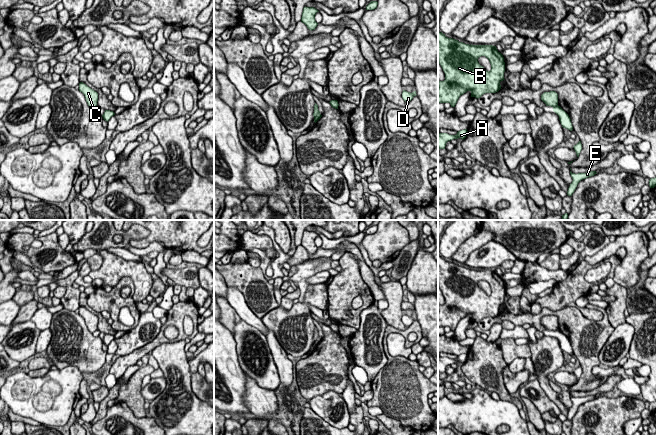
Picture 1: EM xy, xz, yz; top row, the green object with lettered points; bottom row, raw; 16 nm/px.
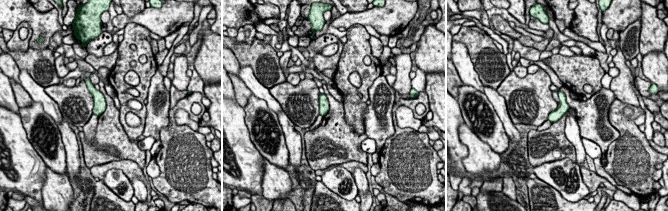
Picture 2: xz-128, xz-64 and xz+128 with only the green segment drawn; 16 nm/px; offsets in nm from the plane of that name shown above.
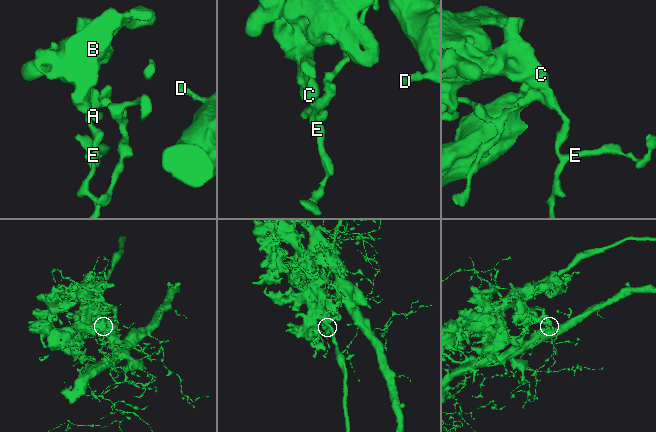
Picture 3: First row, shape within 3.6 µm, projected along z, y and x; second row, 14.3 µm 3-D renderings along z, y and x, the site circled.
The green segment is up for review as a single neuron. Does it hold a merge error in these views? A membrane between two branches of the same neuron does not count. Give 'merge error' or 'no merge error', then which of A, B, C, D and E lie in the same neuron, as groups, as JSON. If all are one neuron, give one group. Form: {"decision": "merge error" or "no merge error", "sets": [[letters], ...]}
{"decision": "merge error", "sets": [["A", "D", "E"], ["B", "C"]]}

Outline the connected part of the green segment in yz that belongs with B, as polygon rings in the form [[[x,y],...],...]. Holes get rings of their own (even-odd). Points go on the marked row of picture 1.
[[[438,31],[438,63],[441,65],[445,80],[438,81],[438,103],[449,103],[455,107],[459,97],[471,92],[471,97],[480,98],[485,93],[496,93],[501,89],[500,82],[504,79],[505,62],[503,55],[493,45],[469,45],[456,39],[448,38]],[[485,56],[491,70],[487,71],[478,62],[478,58]]]

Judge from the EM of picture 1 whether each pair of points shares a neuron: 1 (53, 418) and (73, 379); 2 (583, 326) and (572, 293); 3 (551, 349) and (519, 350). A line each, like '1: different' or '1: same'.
1: same
2: different
3: different

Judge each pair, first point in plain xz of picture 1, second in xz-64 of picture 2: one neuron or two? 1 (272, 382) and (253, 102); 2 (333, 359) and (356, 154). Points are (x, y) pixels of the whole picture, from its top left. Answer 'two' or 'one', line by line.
1: one
2: one

